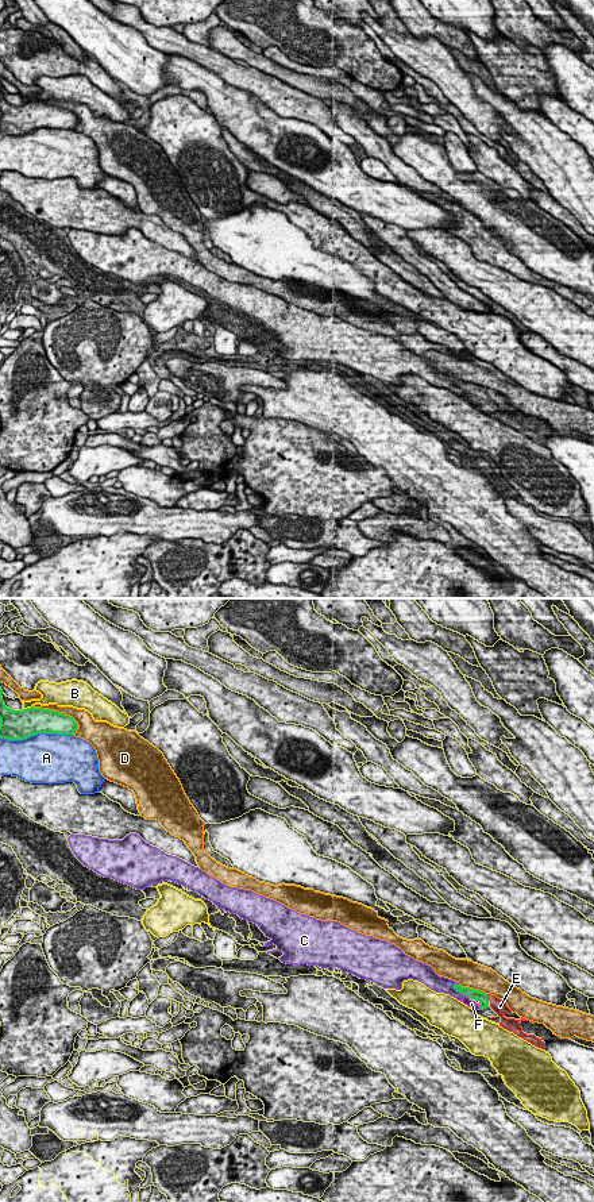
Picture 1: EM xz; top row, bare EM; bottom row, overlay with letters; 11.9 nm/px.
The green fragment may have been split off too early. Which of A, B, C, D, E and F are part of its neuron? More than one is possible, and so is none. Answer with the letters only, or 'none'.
E, F

